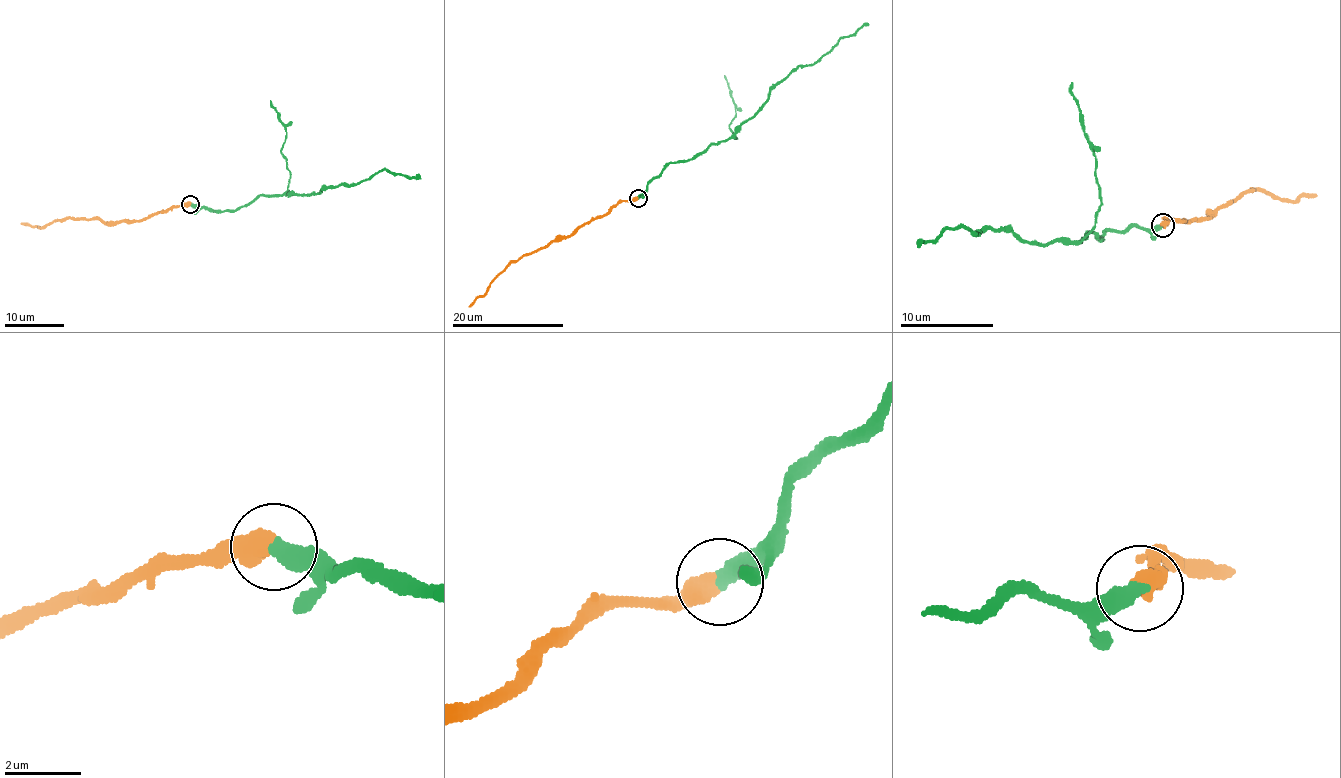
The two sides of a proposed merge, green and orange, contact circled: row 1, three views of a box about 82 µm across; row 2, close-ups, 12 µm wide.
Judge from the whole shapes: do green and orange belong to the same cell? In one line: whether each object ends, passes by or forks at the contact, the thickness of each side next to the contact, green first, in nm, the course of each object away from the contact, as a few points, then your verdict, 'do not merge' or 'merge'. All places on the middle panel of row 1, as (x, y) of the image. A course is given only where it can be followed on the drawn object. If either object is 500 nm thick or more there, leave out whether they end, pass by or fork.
460 nm thick on the green side, 550 nm on the other; green runs (637, 197), (669, 164), (686, 161), (711, 144), (728, 141), (752, 118), (778, 83), (868, 23); orange runs (637, 197), (620, 200), (569, 235), (557, 237), (511, 260), (469, 306); do not merge

